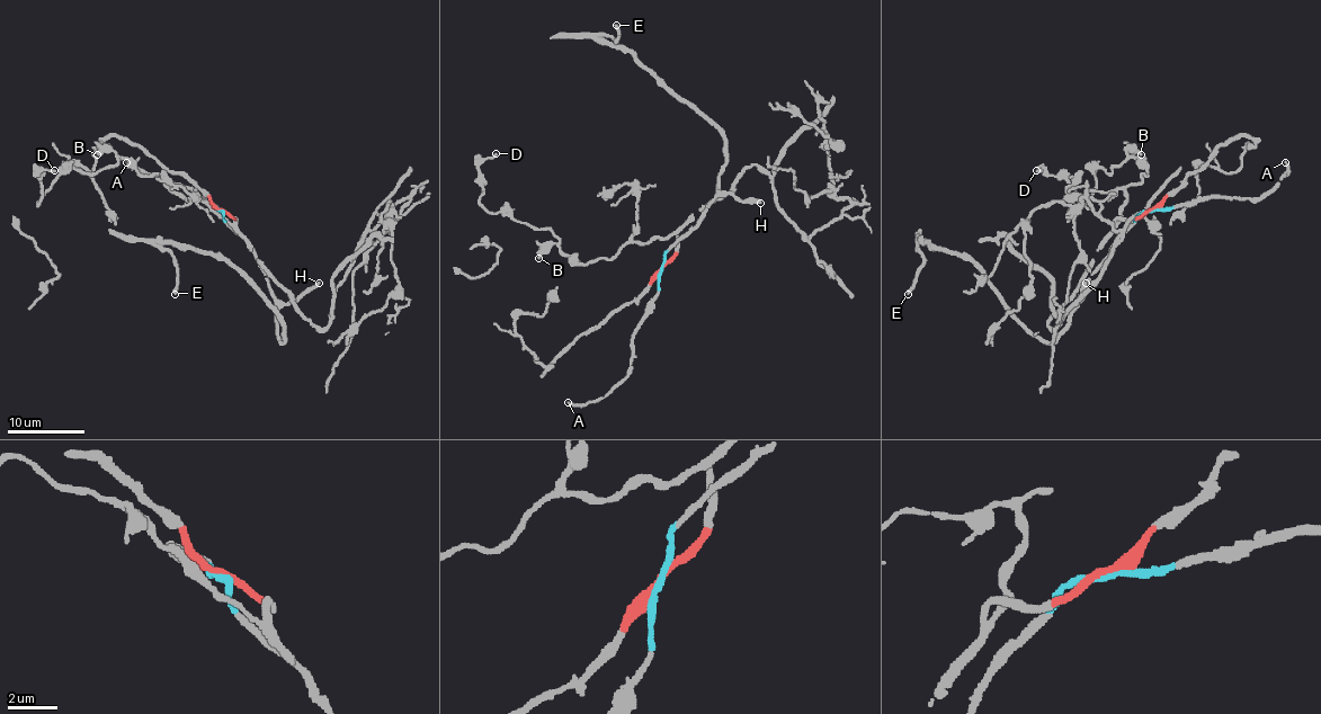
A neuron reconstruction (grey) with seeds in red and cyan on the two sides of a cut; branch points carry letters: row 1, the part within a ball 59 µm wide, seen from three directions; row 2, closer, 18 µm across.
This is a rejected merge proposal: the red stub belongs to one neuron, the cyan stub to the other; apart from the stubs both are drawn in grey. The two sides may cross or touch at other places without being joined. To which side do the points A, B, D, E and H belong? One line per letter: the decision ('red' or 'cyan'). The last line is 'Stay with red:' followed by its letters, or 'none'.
A: cyan
B: red
D: red
E: cyan
H: cyan
Stay with red: B, D

